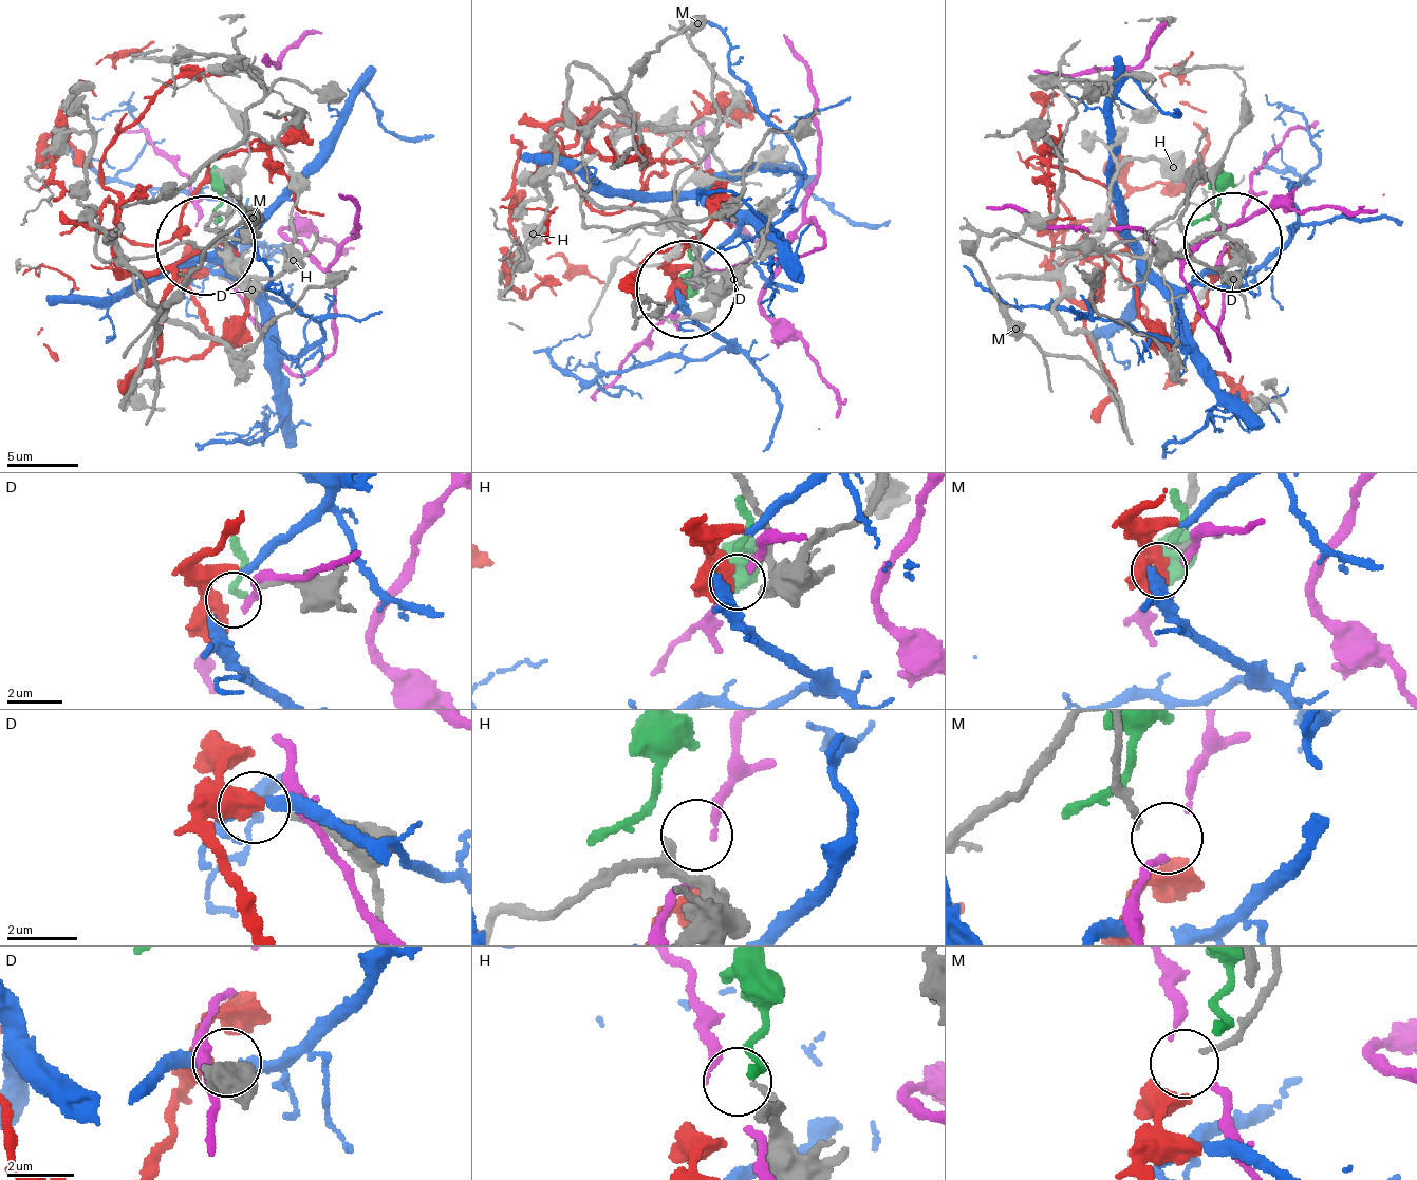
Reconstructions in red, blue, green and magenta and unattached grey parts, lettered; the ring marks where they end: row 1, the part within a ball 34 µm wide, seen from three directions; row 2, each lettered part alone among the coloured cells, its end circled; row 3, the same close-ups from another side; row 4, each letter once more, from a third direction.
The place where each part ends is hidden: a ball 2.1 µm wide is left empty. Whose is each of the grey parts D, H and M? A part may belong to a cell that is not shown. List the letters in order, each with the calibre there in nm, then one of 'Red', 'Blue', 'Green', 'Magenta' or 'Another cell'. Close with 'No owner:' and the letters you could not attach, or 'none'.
D: Thickness 160 nm. Another cell
H: Thickness 240 nm. Another cell
M: Thickness 150 nm. Another cell
No owner: D, H, M

